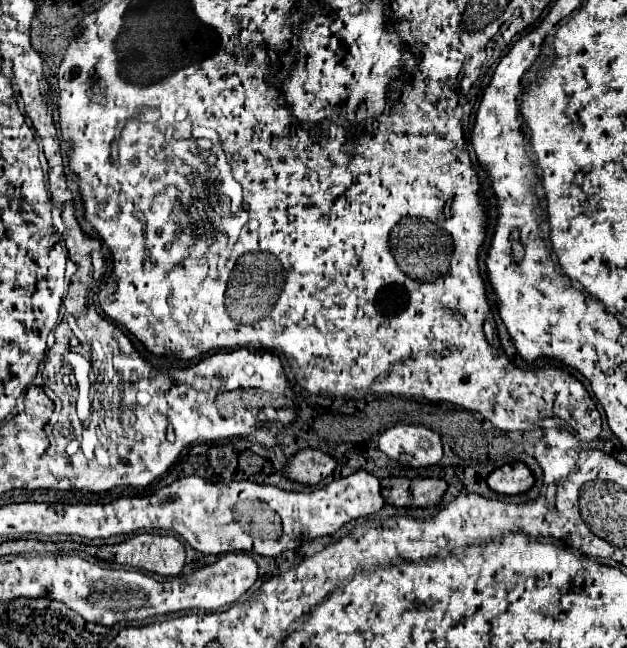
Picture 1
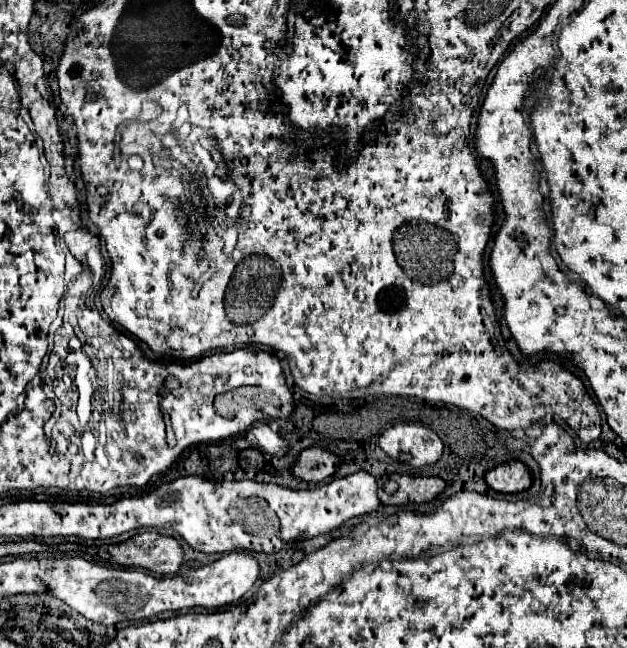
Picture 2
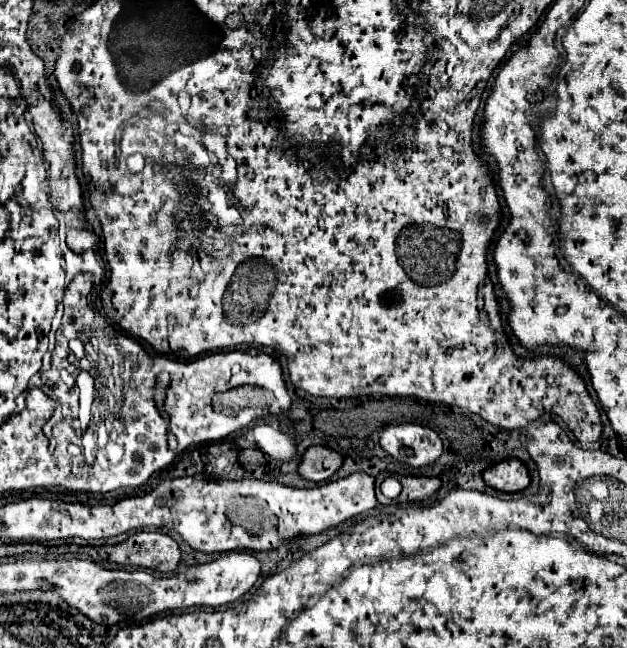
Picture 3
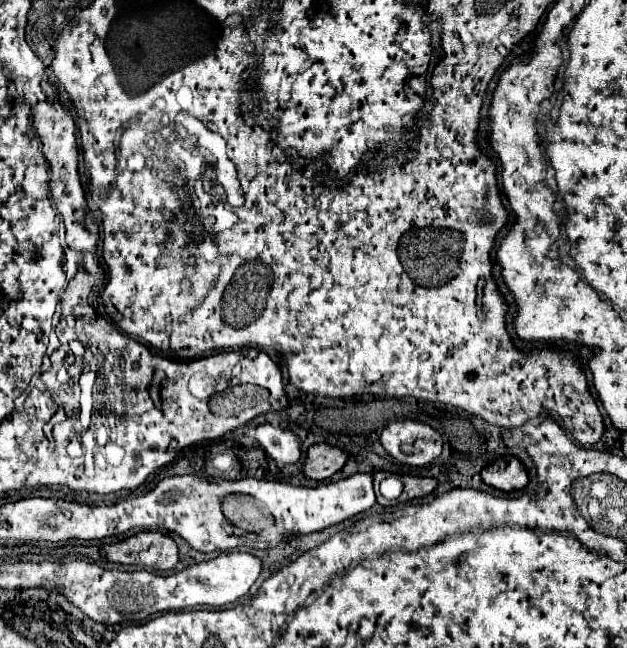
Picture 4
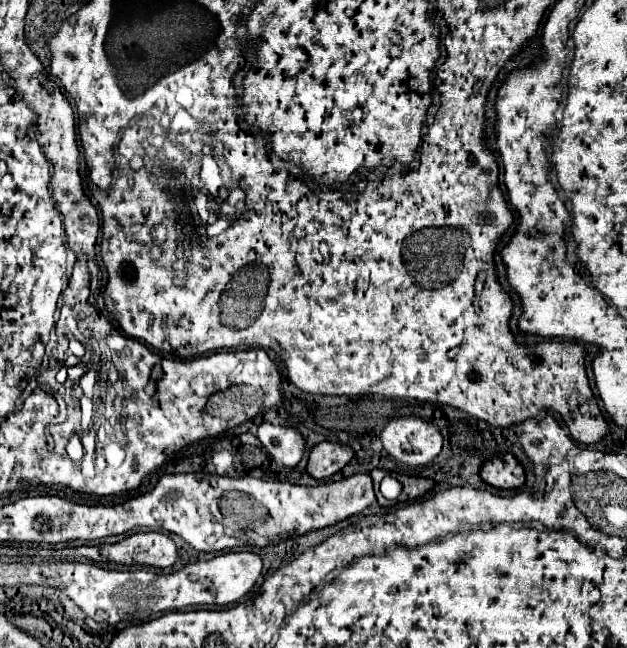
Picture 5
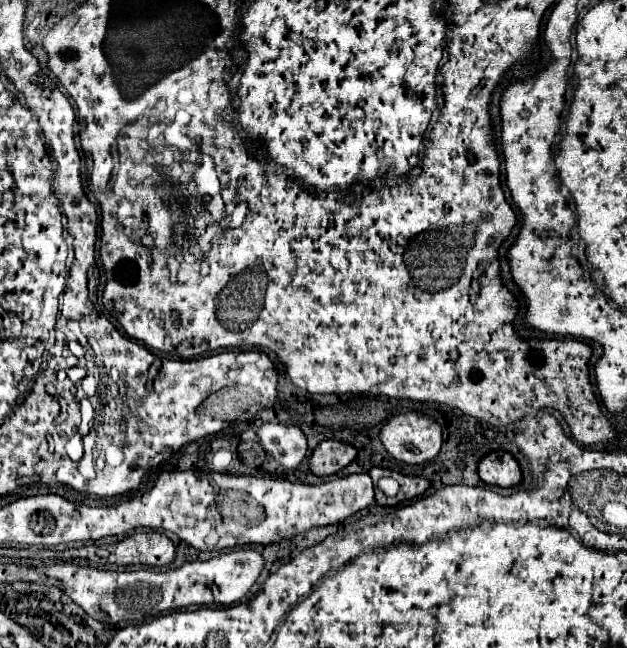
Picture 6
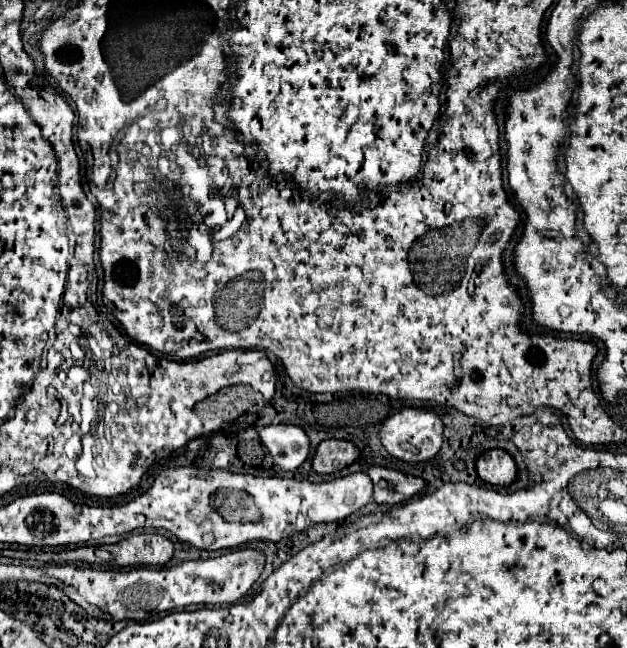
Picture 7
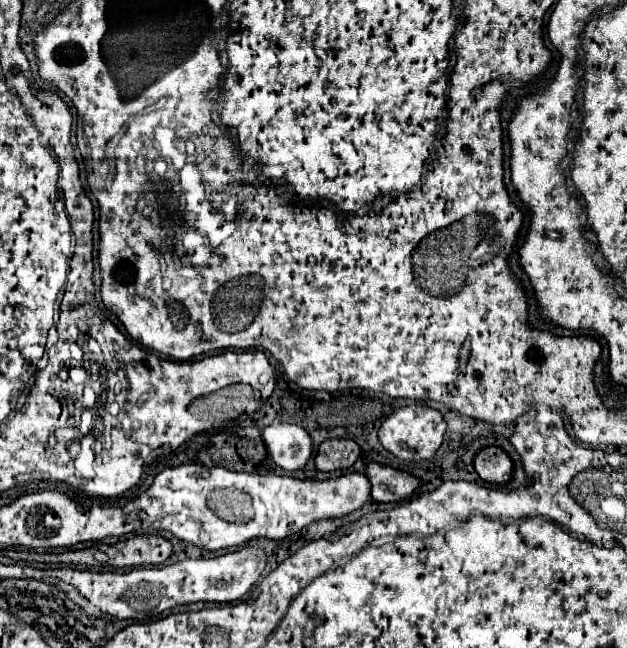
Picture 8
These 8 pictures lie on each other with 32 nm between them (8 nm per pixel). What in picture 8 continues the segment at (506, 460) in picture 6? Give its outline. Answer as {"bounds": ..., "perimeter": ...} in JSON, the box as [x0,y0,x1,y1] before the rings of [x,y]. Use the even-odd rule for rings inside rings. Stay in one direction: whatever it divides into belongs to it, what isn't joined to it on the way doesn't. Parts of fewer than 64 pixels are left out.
{"bounds":[474,446,514,484],"perimeter":[[[496,446],[484,448],[476,456],[474,468],[482,480],[492,484],[506,484],[514,476],[514,462],[502,448],[496,448]]]}

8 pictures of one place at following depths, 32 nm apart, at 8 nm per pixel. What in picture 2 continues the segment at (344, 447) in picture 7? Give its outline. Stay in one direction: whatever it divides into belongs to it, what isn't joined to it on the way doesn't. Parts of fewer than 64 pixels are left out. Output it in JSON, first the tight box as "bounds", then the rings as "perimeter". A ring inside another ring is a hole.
{"bounds":[292,448,338,482],"perimeter":[[[306,448],[300,452],[296,464],[292,466],[292,476],[304,482],[322,482],[334,474],[338,458],[322,448]]]}

